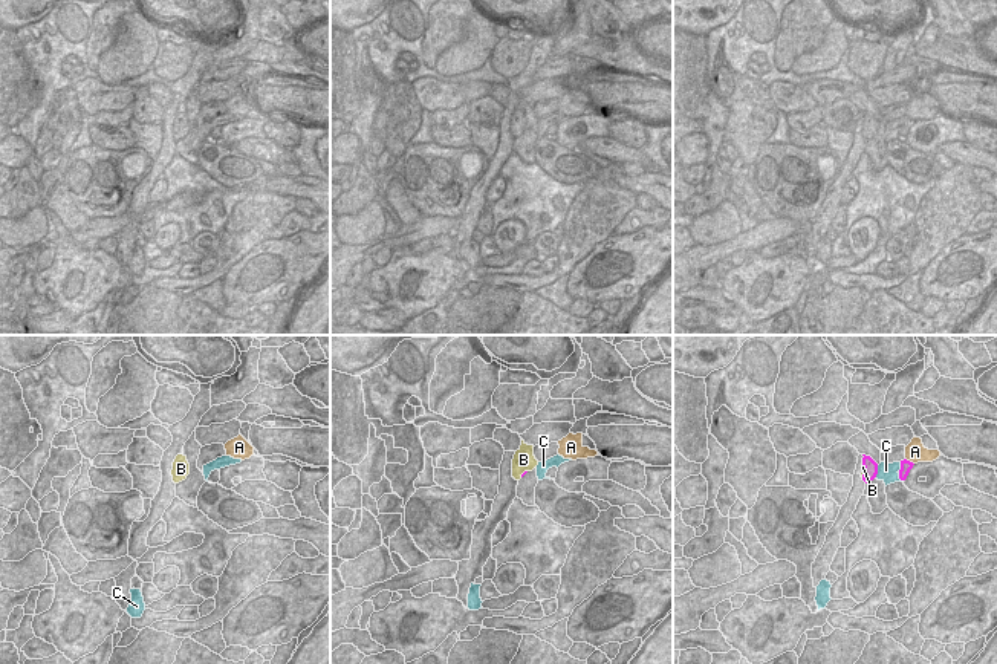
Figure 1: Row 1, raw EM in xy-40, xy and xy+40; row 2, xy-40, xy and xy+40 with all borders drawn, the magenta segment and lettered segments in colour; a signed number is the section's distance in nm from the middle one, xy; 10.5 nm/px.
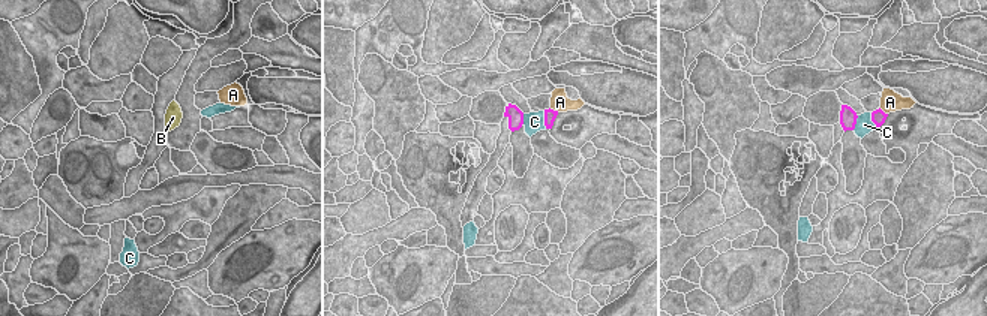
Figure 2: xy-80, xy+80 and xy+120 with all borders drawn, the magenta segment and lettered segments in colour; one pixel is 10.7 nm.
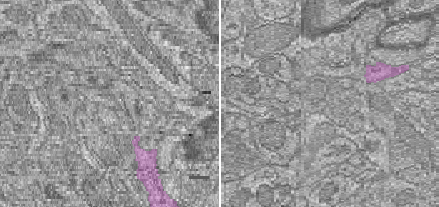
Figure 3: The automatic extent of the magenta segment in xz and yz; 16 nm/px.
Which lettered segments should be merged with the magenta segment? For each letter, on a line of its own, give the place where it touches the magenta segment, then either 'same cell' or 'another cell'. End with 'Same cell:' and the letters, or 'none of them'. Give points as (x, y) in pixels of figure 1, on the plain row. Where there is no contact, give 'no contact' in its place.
A: meets magenta in xy+40 at (909, 118); another cell
B: meets magenta in xy+40 at (864, 129); same cell
C: meets magenta in xy+40 at (876, 129); another cell
Same cell: B

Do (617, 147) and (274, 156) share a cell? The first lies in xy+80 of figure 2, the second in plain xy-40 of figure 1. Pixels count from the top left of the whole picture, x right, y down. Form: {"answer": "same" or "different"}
{"answer": "same"}

